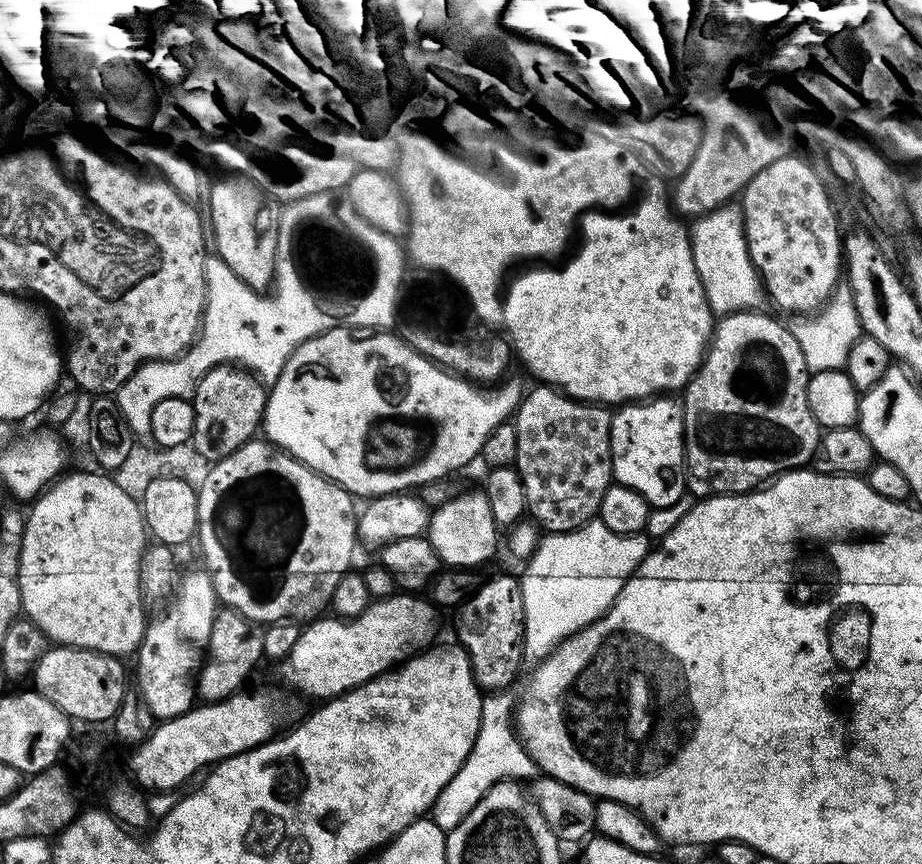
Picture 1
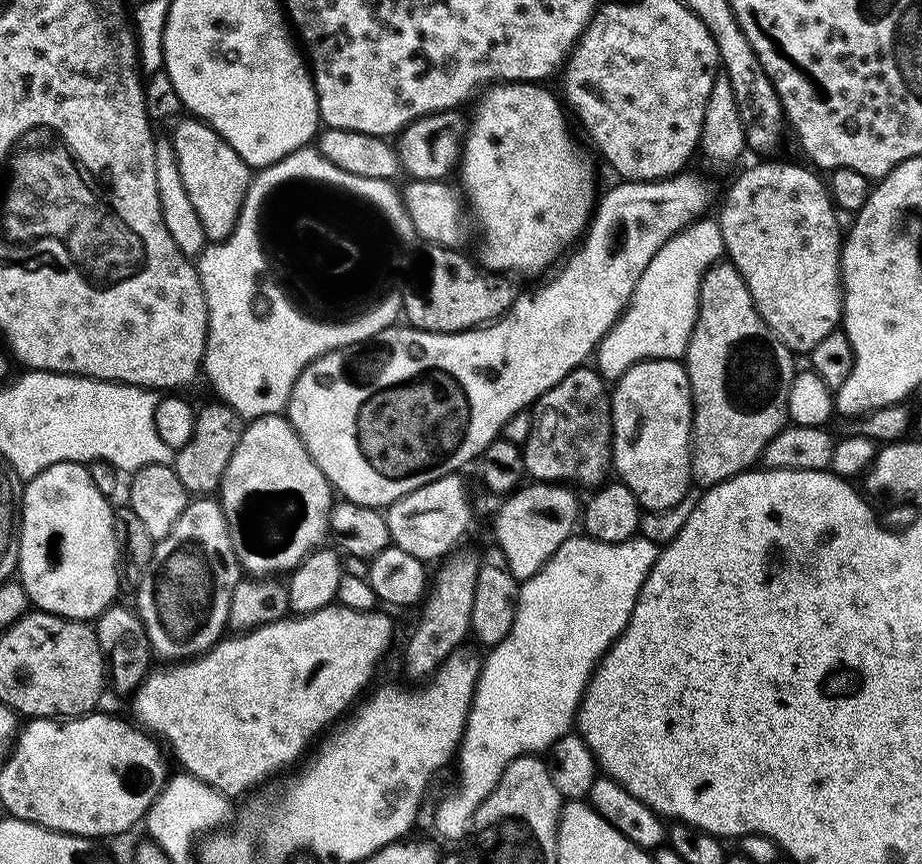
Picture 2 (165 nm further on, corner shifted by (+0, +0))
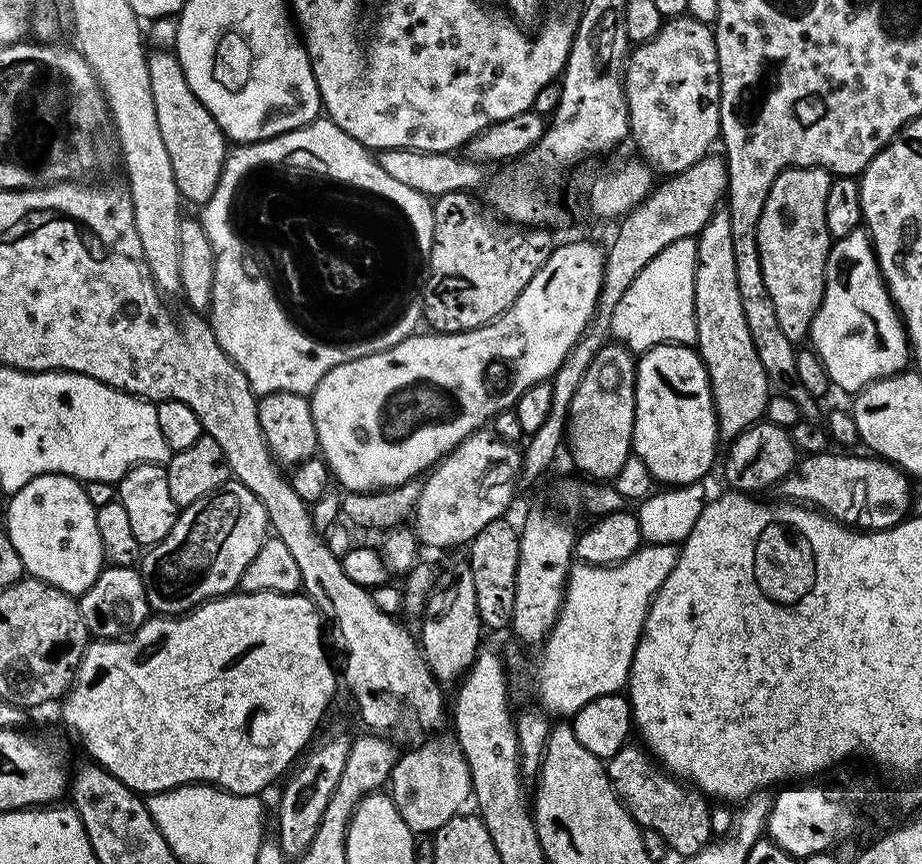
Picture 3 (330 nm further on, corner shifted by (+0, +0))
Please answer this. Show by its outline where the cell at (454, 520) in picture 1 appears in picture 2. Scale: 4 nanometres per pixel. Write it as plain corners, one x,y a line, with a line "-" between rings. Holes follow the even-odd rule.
460,552
457,556
449,555
441,566
436,584
431,585
426,601
419,609
420,617
416,620
416,629
404,648
404,672
412,682
424,682
432,676
443,660
451,652
469,639
470,610
474,610
474,586
478,586
478,570
481,561
476,560
468,552

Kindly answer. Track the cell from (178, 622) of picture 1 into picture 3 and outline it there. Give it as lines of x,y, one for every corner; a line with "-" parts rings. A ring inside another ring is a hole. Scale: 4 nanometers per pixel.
229,482
217,492
198,498
177,515
170,532
143,557
149,609
162,616
182,616
207,600
229,595
250,566
250,558
258,554
269,536
264,503
246,485

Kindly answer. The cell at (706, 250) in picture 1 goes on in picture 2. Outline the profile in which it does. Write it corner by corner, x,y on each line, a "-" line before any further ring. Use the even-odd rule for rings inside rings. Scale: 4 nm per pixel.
701,218
689,224
666,242
662,249
650,260
649,266
642,272
638,286
632,292
629,305
616,320
615,326
600,340
594,354
594,364
600,375
608,382
620,379
626,370
640,363
643,359
677,360
688,350
689,338
693,334
693,326
700,308
701,278
708,267
717,263
724,255
724,239
721,236
720,225
715,219

